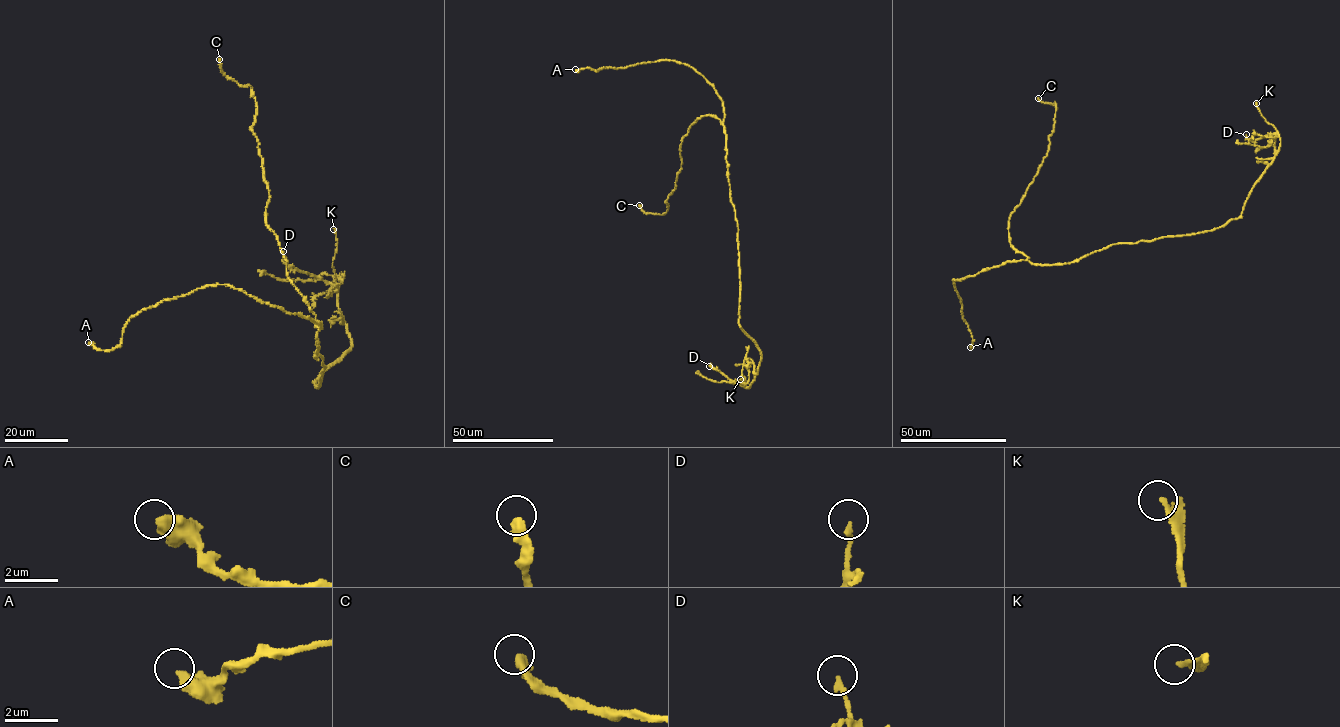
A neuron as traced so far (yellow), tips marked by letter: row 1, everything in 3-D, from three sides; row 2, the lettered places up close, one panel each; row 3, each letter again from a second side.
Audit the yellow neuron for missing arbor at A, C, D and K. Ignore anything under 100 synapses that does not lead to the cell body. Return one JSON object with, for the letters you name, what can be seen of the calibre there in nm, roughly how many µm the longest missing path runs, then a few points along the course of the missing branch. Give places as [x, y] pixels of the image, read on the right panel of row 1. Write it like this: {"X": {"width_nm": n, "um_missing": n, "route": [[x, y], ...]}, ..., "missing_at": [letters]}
{"K": {"width_nm": 200, "um_missing": 6, "route": [[1256, 103], [1252, 91]]}, "missing_at": ["K"]}

